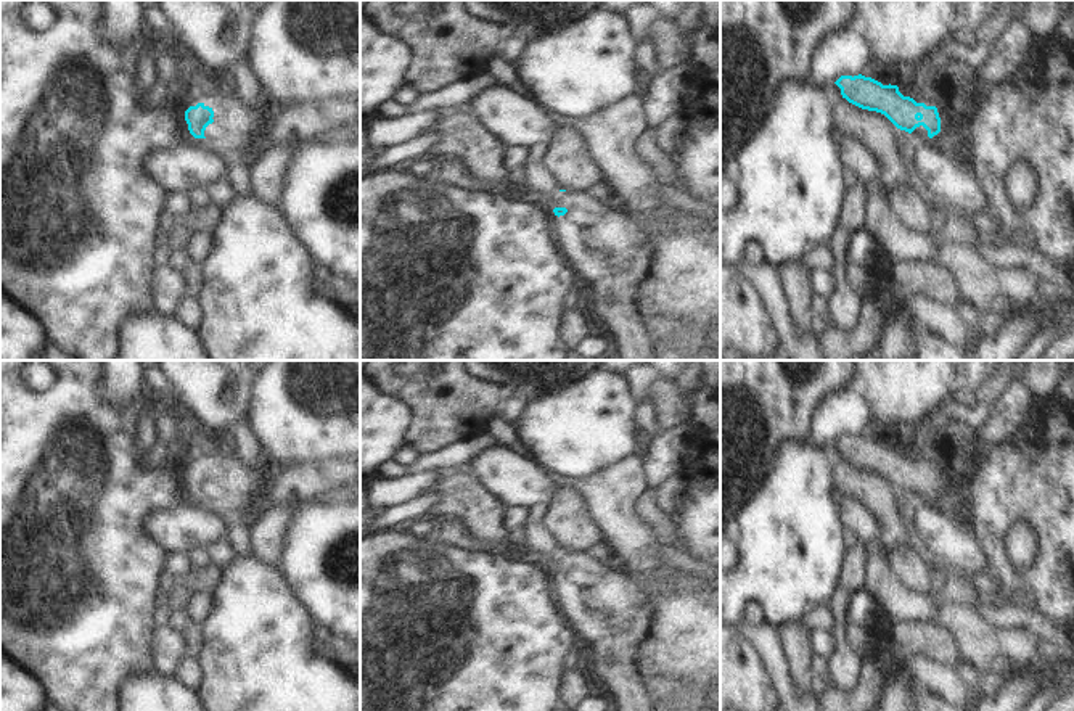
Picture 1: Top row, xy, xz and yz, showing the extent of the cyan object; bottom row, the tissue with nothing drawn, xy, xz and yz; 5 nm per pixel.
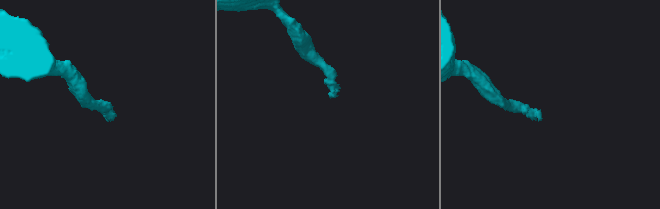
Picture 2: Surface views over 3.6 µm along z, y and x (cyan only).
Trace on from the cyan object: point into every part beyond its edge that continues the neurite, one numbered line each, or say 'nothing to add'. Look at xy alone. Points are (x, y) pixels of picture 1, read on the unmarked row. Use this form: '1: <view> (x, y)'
1: xy (222, 507)

